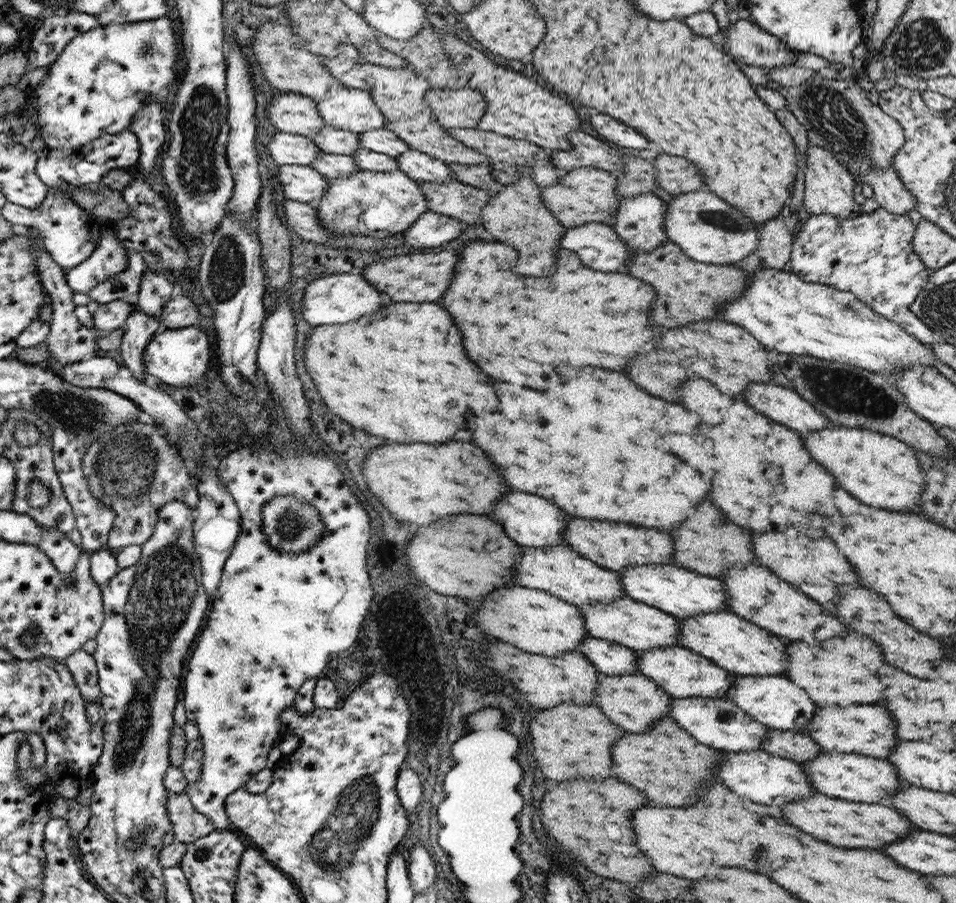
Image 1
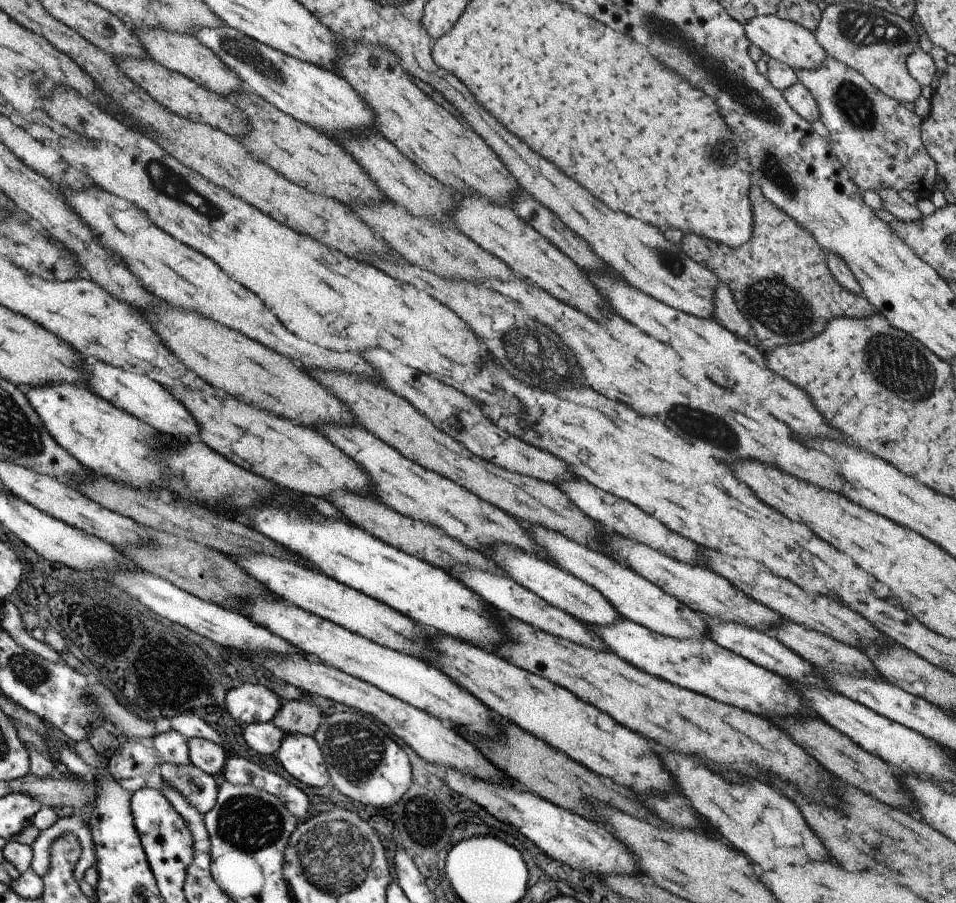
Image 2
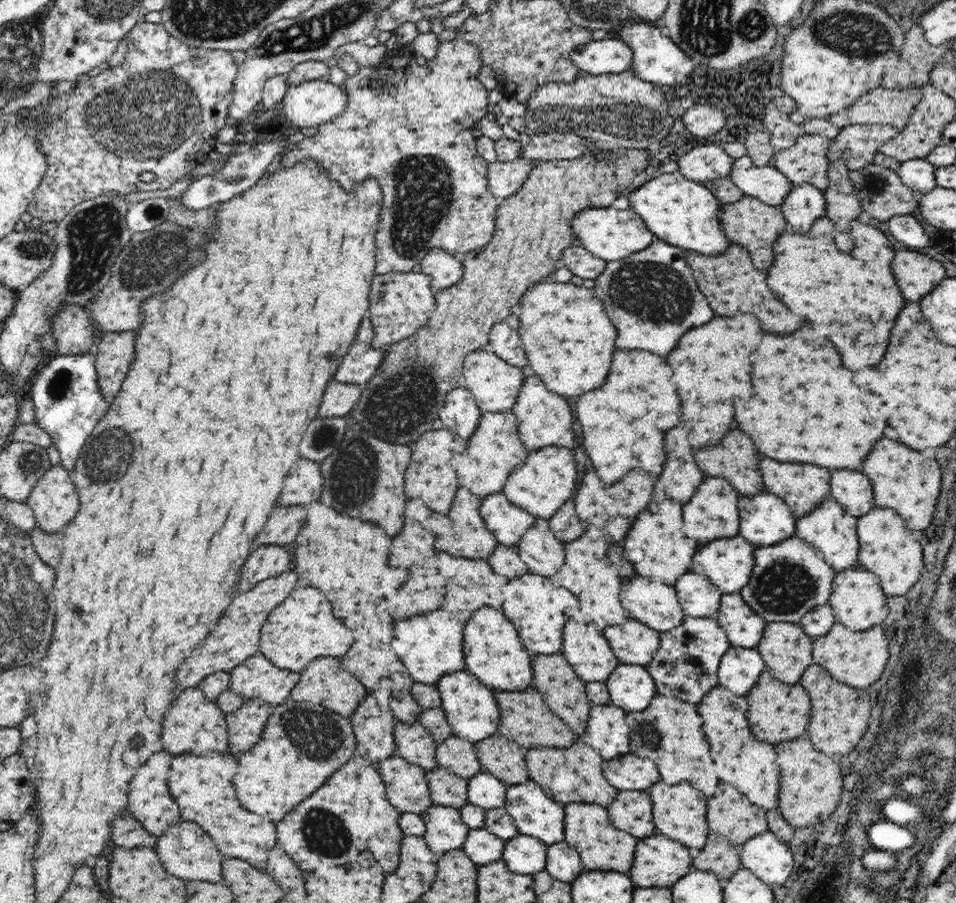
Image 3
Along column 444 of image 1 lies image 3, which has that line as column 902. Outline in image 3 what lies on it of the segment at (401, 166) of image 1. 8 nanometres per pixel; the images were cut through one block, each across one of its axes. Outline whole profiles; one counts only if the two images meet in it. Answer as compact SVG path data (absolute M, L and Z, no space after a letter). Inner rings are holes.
M915 159L902 163L897 173L902 182L914 191L914 199L920 202L924 192L938 186L934 170L936 167L926 159Z

